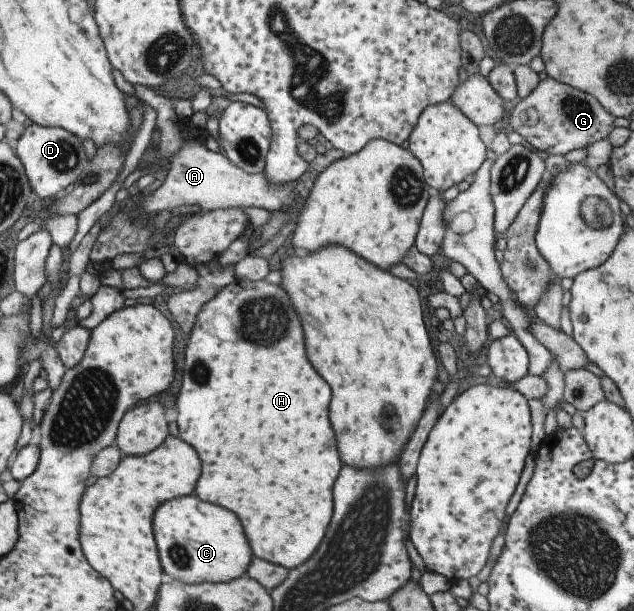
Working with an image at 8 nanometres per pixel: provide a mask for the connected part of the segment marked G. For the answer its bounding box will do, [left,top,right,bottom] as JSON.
[508,77,614,156]

